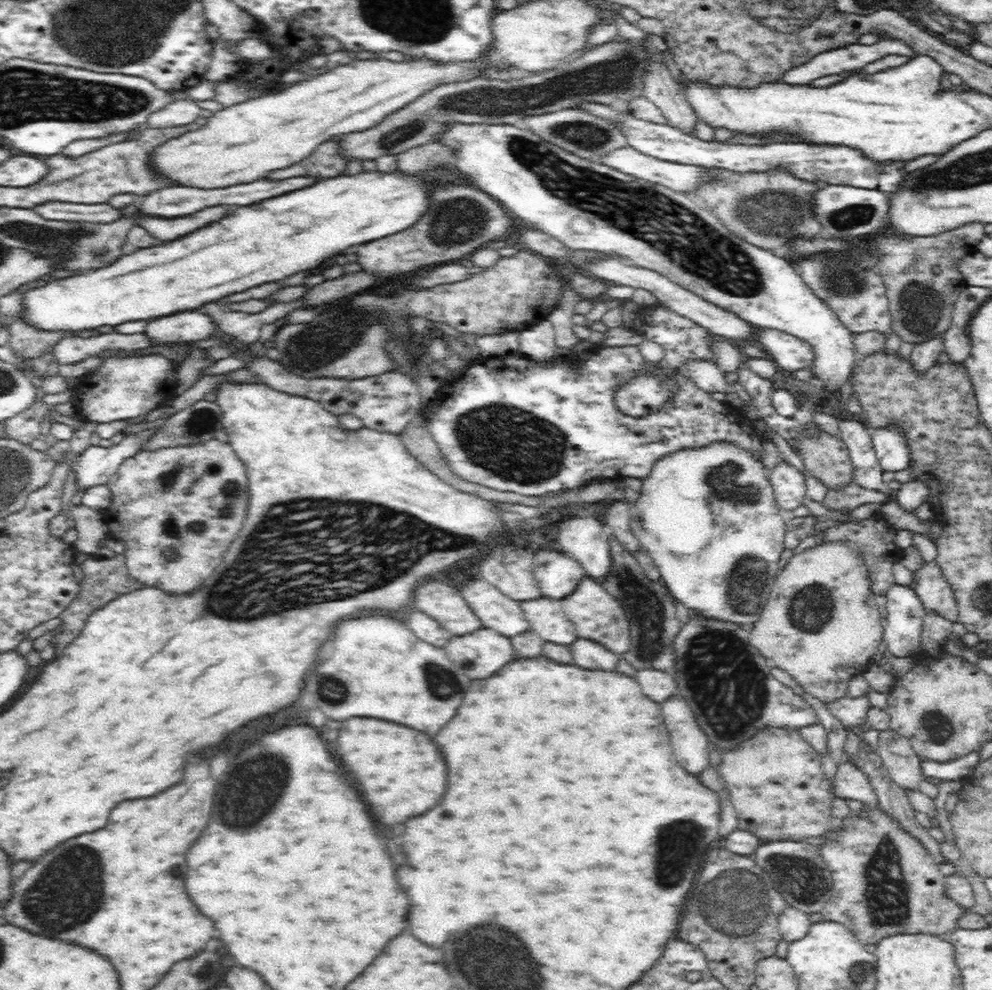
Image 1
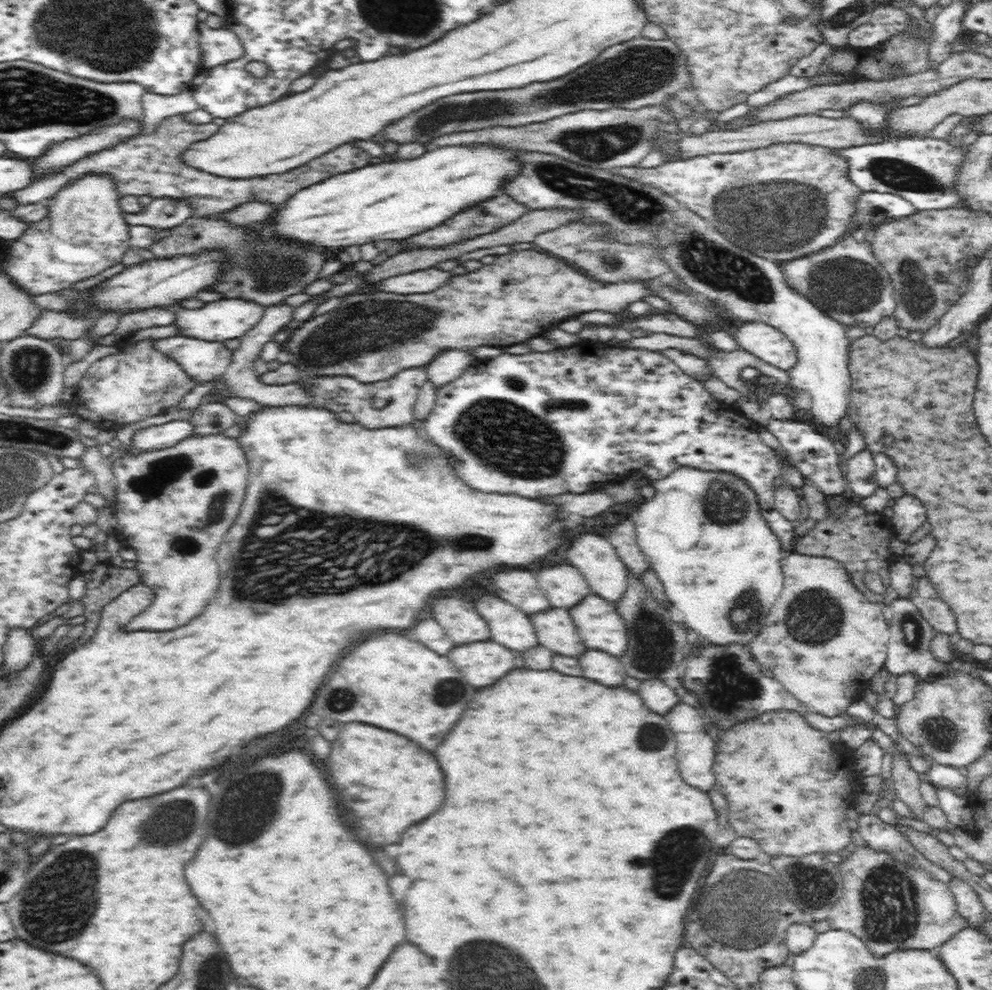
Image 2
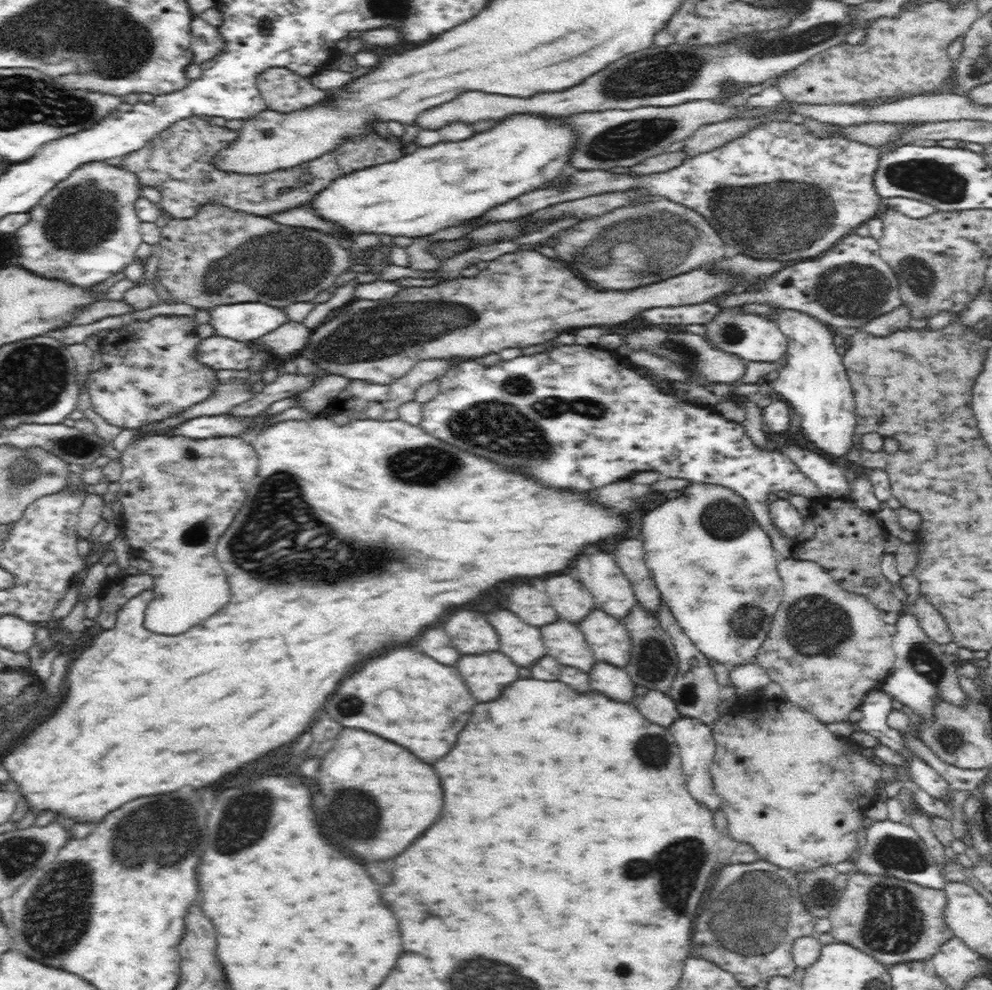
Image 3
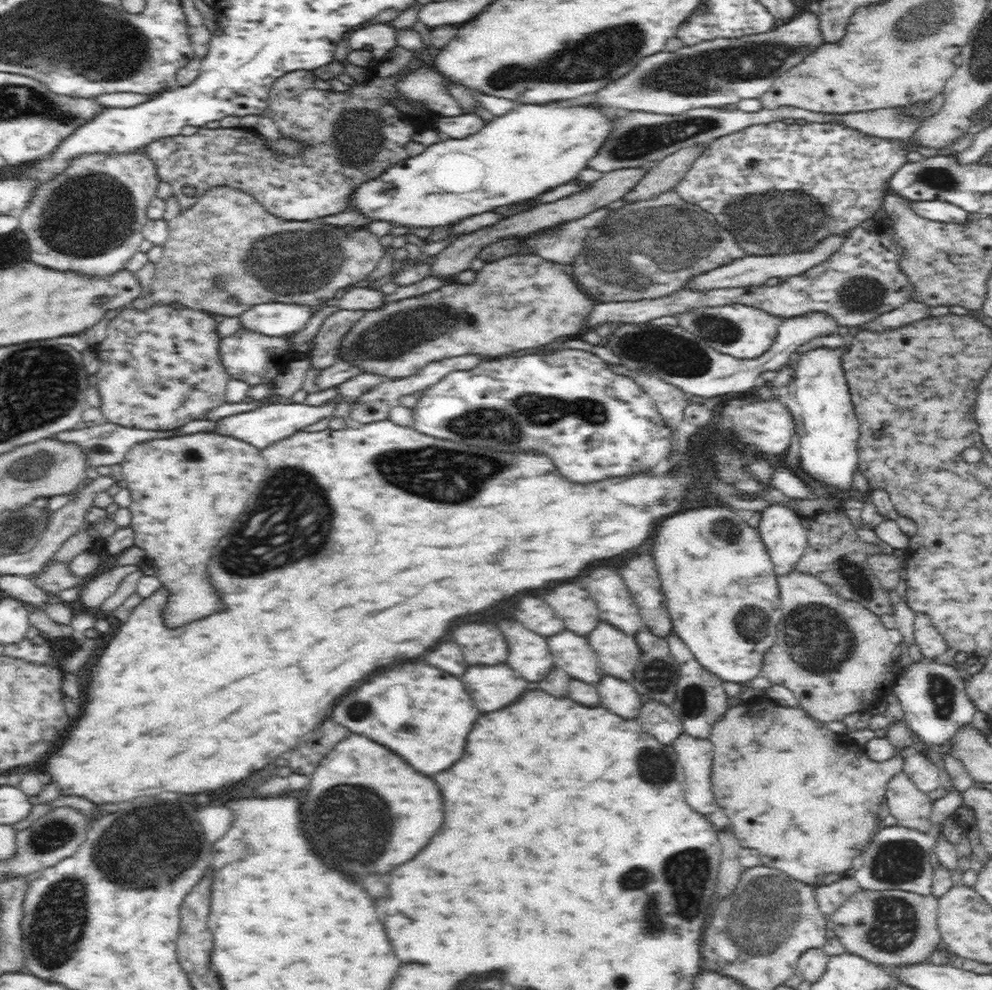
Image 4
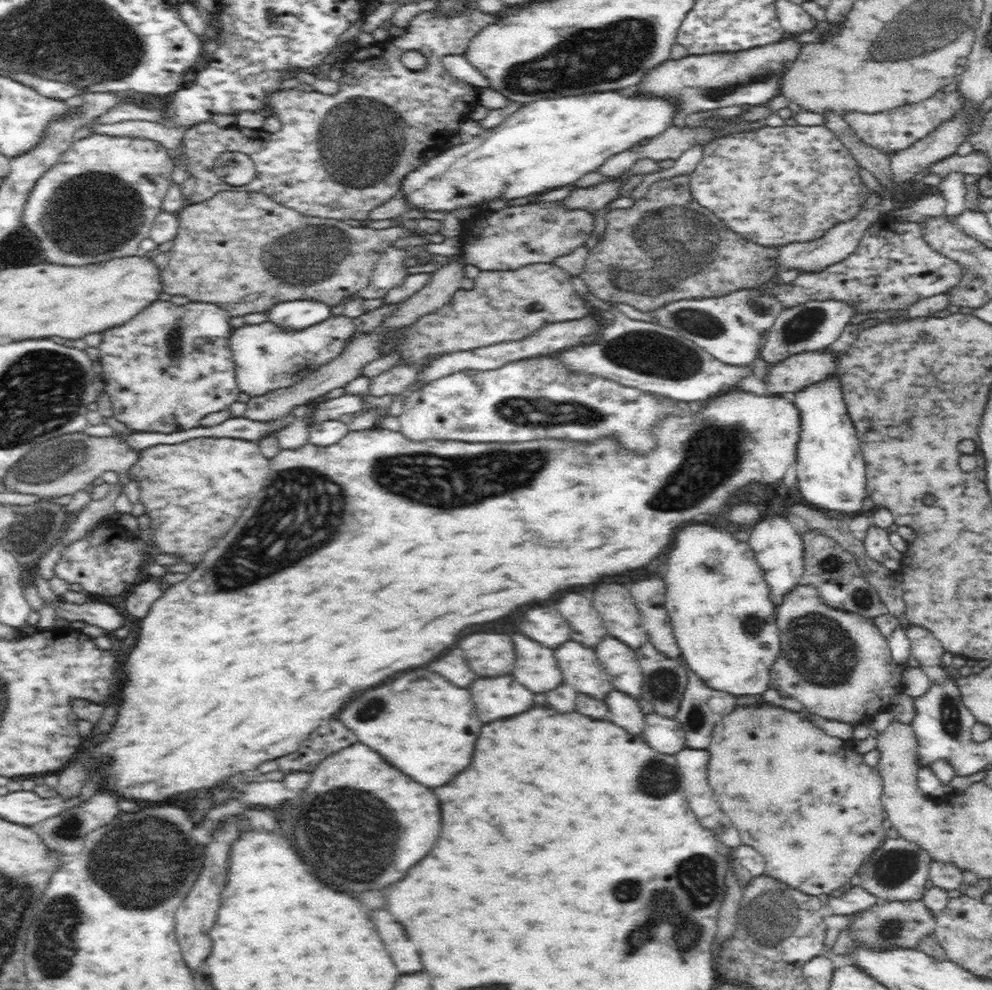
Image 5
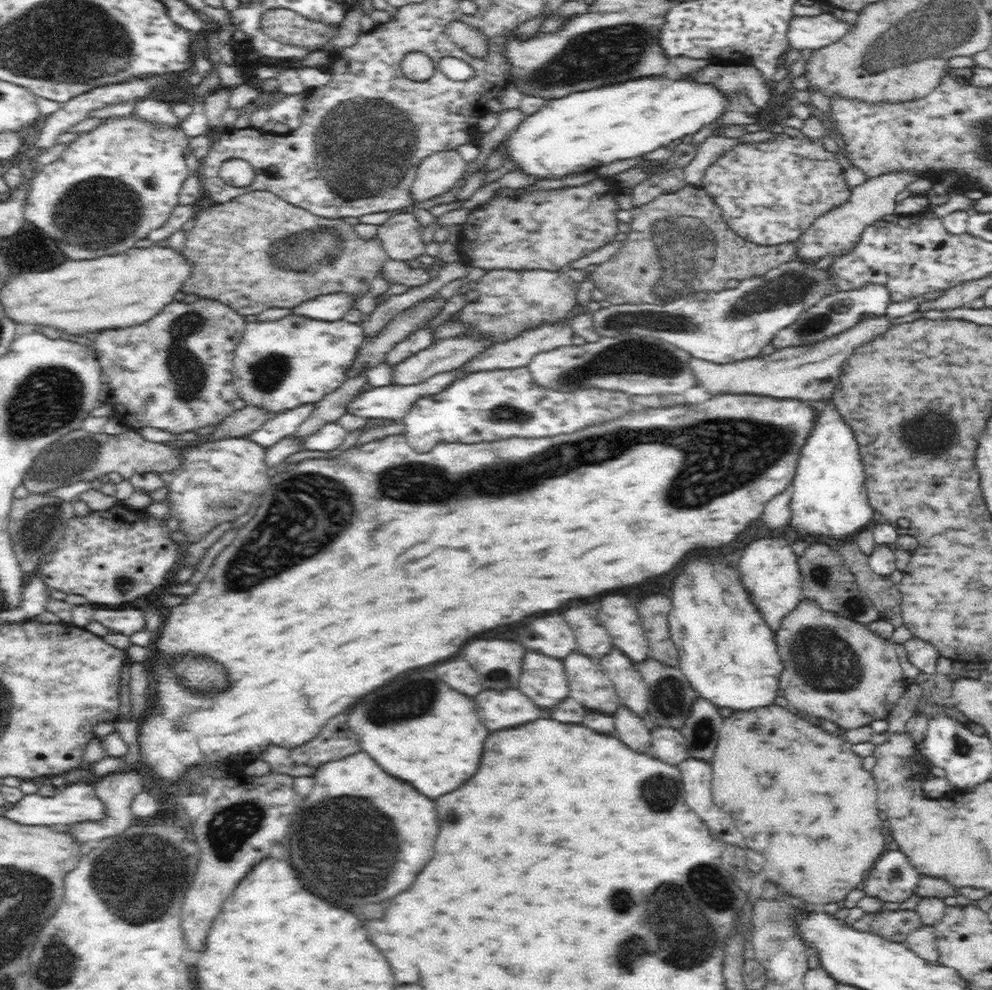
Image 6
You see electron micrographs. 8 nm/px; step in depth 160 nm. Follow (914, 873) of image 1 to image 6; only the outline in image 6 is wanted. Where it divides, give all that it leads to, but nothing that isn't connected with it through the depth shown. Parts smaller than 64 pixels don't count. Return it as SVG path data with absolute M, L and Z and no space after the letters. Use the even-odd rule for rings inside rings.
M914 910L885 911L875 914L870 930L884 934L892 942L902 943L904 937L920 925L919 916Z

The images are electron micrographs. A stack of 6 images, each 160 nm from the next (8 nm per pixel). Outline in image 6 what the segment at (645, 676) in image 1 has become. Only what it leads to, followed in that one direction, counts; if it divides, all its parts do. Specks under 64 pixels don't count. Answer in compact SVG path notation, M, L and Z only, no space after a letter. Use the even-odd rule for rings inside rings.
M660 728L651 732L651 754L656 760L678 766L688 760L689 754L686 740L677 729Z

